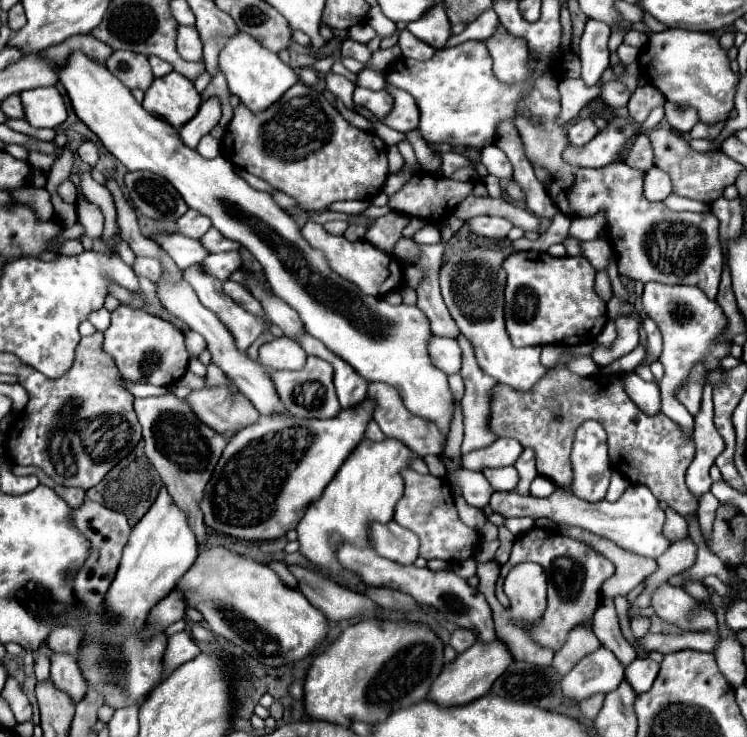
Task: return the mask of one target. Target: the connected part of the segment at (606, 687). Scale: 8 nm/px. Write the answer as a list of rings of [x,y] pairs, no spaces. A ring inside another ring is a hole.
[[[599,647],[597,651],[583,657],[565,677],[563,677],[563,695],[571,703],[579,705],[583,699],[589,699],[595,693],[609,693],[623,681],[625,667],[615,659],[615,655]]]

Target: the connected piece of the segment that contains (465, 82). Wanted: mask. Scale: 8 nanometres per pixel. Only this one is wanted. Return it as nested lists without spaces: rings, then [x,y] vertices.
[[[465,41],[451,49],[439,49],[429,61],[415,61],[415,59],[397,59],[395,65],[387,71],[387,83],[411,93],[419,107],[419,131],[425,141],[429,143],[449,143],[453,147],[471,147],[471,149],[483,149],[491,143],[495,143],[495,127],[499,121],[515,119],[515,109],[519,95],[525,93],[523,85],[505,85],[495,79],[491,55],[483,41]]]

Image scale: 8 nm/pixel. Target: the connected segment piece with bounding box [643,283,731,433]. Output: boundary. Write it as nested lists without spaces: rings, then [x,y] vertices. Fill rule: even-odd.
[[[647,283],[643,291],[643,311],[651,317],[661,335],[663,335],[663,353],[659,361],[663,363],[665,375],[659,381],[661,387],[661,411],[681,425],[683,431],[693,433],[693,415],[677,401],[677,391],[687,383],[691,369],[697,363],[703,363],[705,377],[719,369],[719,361],[731,355],[731,343],[723,341],[721,331],[727,329],[727,317],[717,301],[707,299],[699,287],[689,285],[663,285],[663,283]]]

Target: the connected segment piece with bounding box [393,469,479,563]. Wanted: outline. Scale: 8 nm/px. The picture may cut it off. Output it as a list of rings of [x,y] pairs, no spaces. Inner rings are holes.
[[[403,469],[401,477],[405,481],[405,493],[403,493],[403,499],[397,503],[393,519],[399,525],[411,529],[415,535],[419,535],[419,539],[421,539],[419,555],[427,561],[443,559],[449,563],[471,559],[479,545],[479,533],[471,527],[467,527],[459,519],[447,479],[439,479],[433,475],[419,475],[413,469]]]

